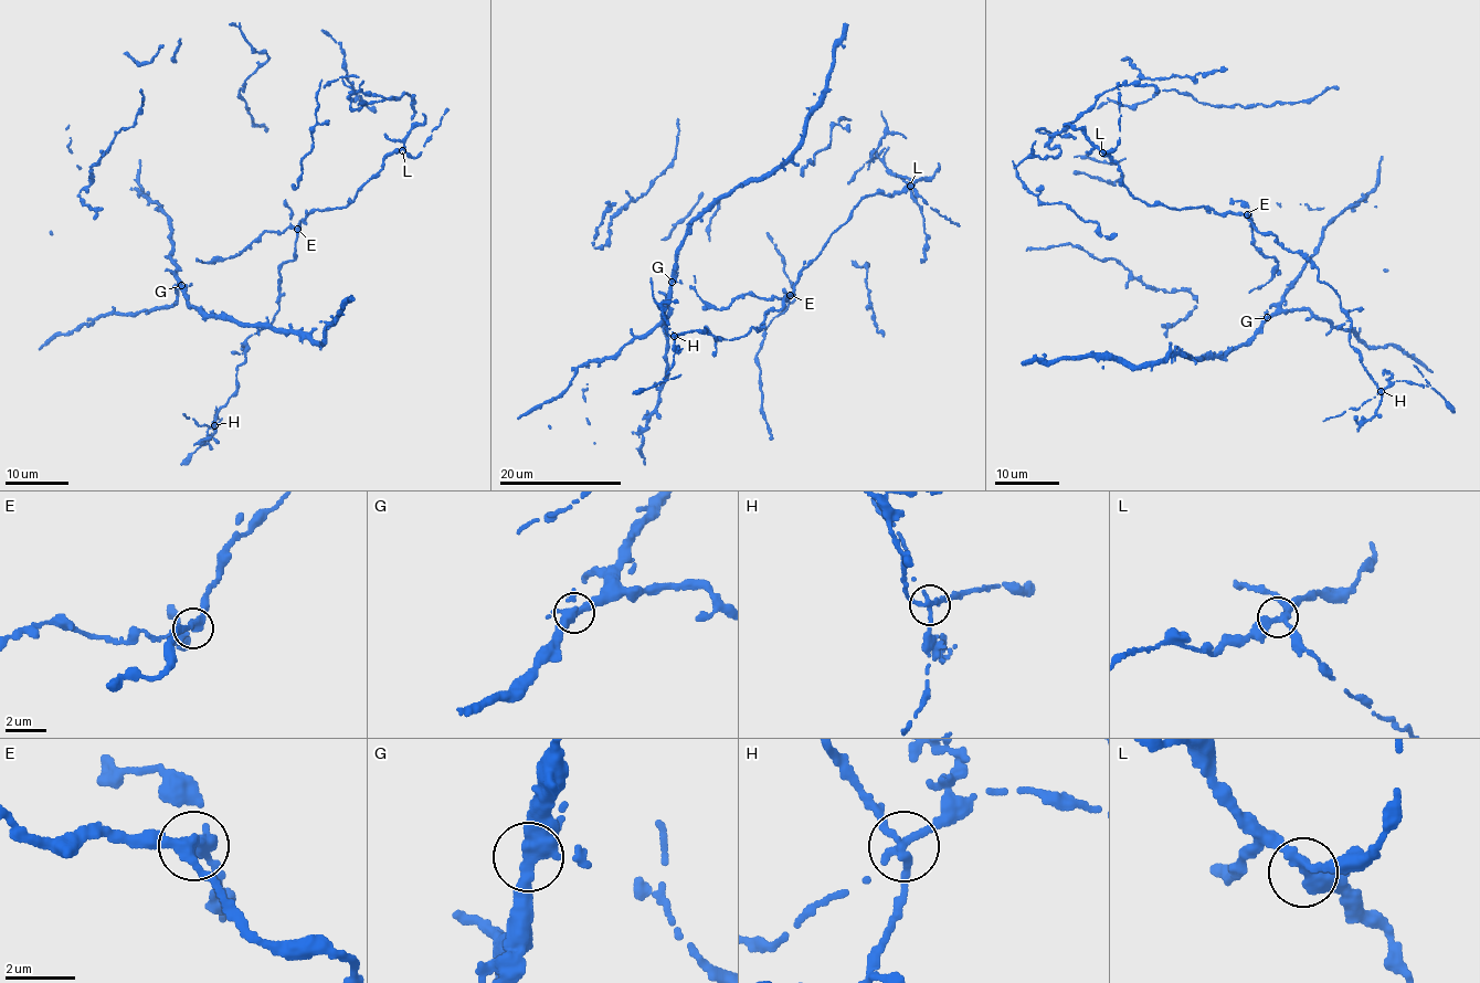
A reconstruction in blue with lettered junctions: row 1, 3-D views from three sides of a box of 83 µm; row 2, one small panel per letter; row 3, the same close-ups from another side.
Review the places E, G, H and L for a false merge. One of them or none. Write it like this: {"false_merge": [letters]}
{"false_merge": ["H"]}

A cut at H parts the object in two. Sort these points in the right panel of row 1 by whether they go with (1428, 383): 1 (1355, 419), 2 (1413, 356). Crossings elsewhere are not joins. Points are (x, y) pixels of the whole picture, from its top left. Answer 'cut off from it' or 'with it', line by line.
1: cut off from it
2: cut off from it

